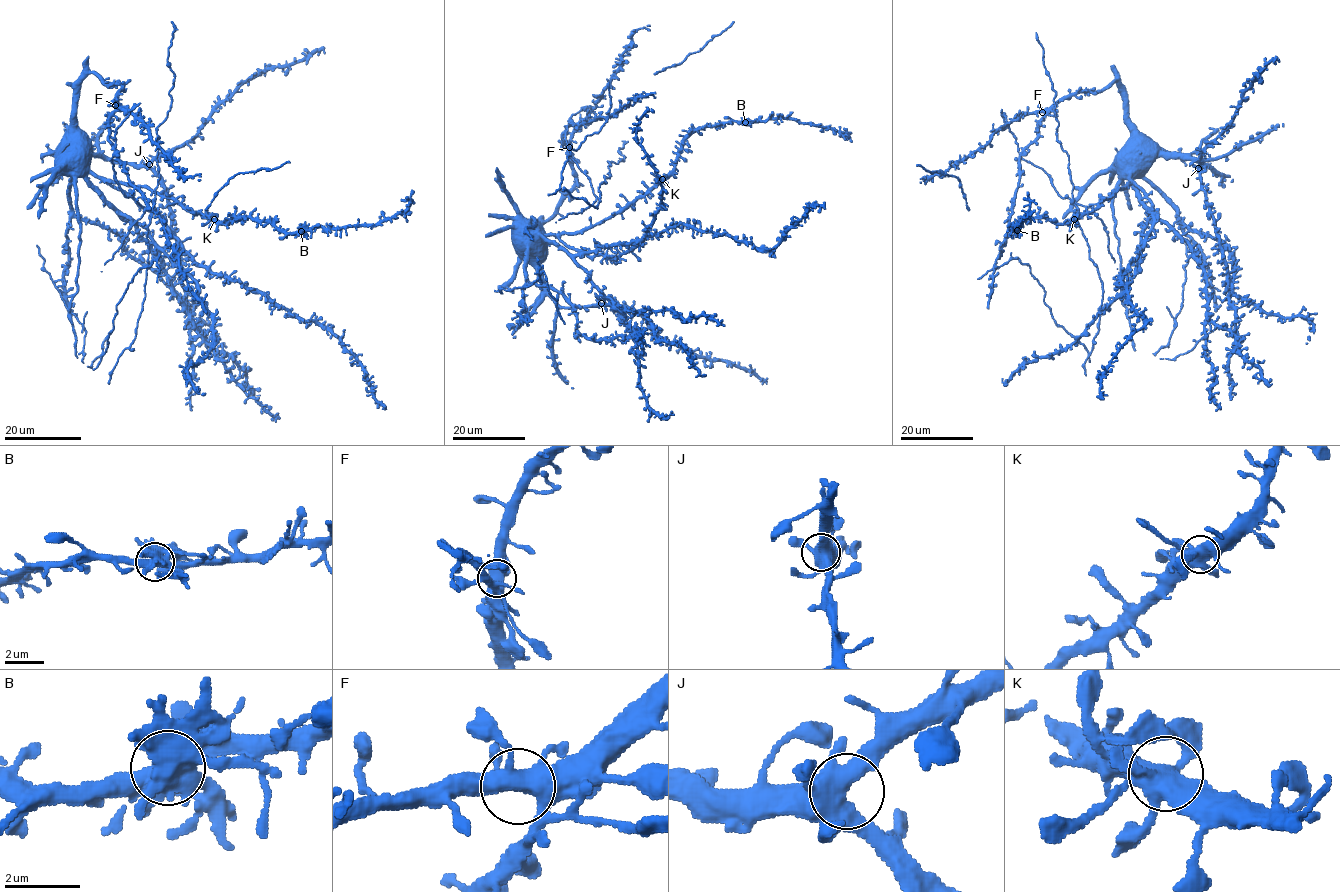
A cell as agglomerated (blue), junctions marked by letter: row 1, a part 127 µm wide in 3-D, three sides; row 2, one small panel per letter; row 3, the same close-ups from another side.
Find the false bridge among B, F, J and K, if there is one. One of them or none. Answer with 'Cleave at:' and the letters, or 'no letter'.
Cleave at: B

